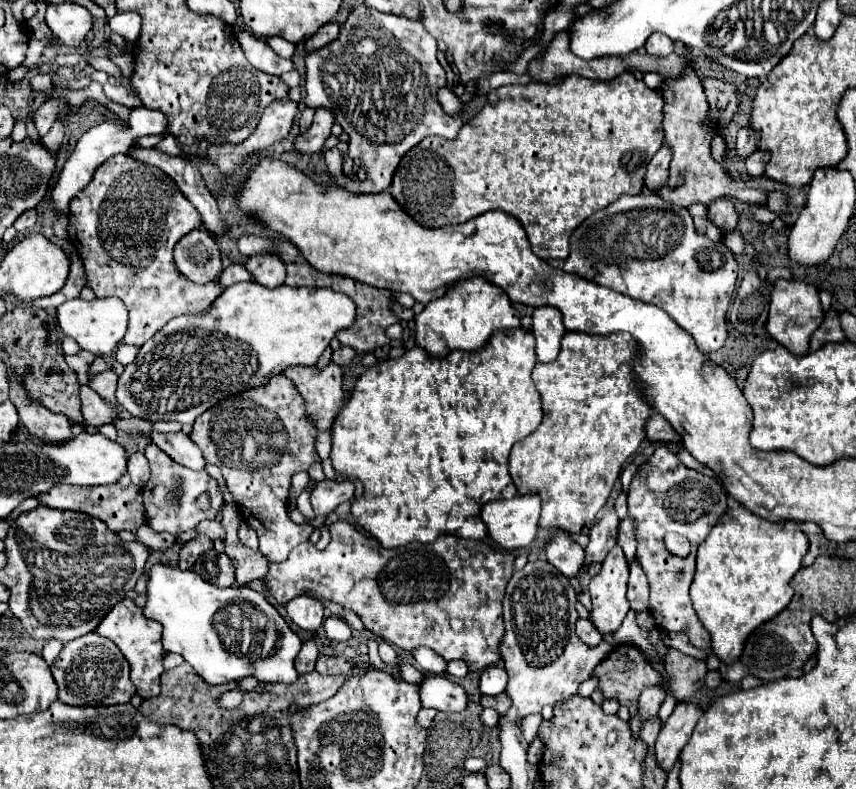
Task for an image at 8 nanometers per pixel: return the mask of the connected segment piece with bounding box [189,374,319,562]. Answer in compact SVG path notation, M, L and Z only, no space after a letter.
M283 374L259 388L245 390L215 404L207 414L195 420L189 434L207 462L221 468L227 488L239 504L241 516L255 528L259 550L269 562L285 562L289 552L297 544L307 542L313 534L313 528L295 524L289 518L287 494L291 476L299 470L309 470L309 466L319 460L315 434L317 428L307 416L303 396Z

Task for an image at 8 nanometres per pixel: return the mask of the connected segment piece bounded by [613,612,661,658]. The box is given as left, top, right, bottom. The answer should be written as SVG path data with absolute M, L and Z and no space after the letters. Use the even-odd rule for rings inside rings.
M633 612L627 614L625 622L621 624L621 628L613 634L613 646L619 646L619 644L633 644L633 646L641 648L643 652L647 652L647 654L651 654L651 656L655 656L655 658L661 658L661 656L653 650L653 646L649 644L649 640L645 638L645 632L635 624L635 614L633 614Z

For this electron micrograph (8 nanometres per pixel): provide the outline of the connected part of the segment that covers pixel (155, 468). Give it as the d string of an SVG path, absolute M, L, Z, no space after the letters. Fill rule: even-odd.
M149 442L143 450L145 458L149 460L151 468L151 478L143 486L143 506L145 506L145 522L155 530L155 532L169 532L169 534L181 534L189 528L195 528L201 520L215 518L217 512L223 506L223 496L219 492L217 480L213 480L205 470L203 472L191 472L185 466L179 466L173 462L163 450L159 450L153 442ZM207 492L211 496L211 506L209 510L201 510L197 506L197 498Z

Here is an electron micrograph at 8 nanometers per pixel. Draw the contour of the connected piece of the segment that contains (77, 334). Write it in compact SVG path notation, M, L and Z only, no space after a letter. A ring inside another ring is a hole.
M81 298L67 300L57 308L57 322L65 336L73 338L83 350L95 356L109 356L127 332L127 308L119 298L95 298L85 302Z

